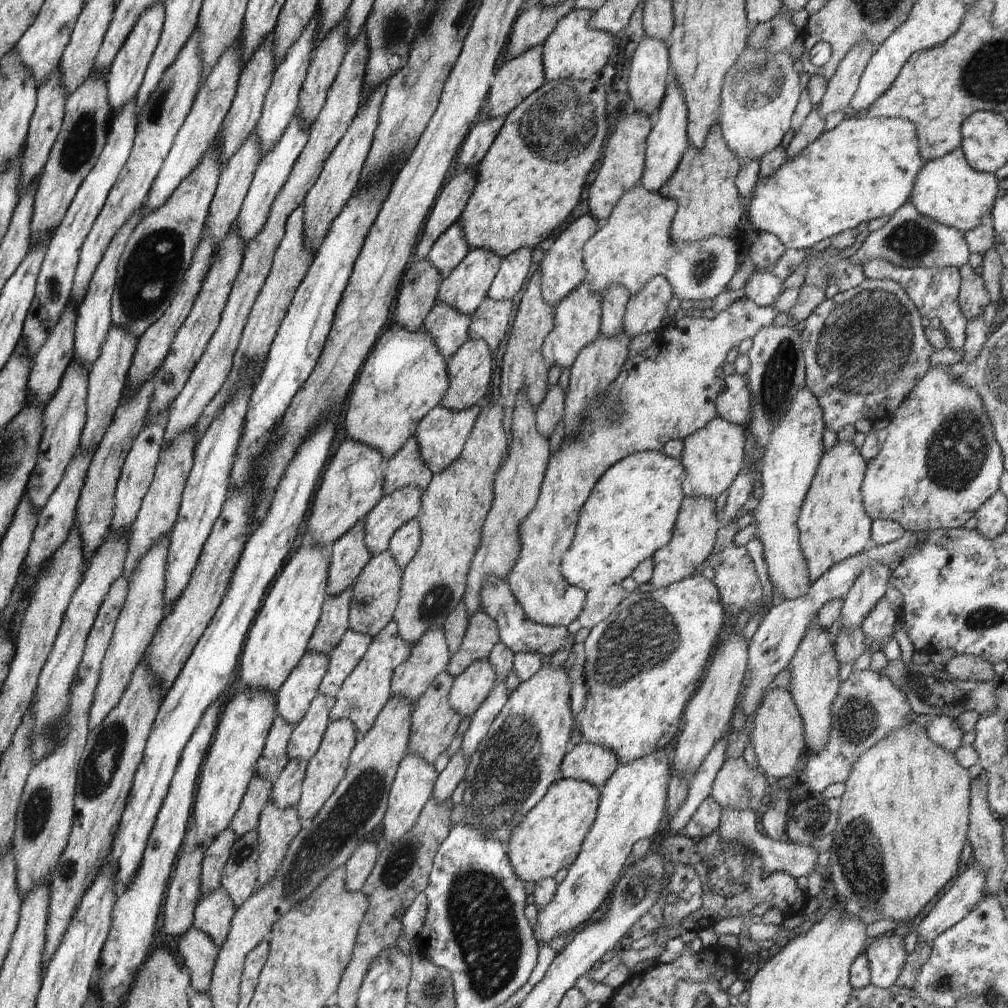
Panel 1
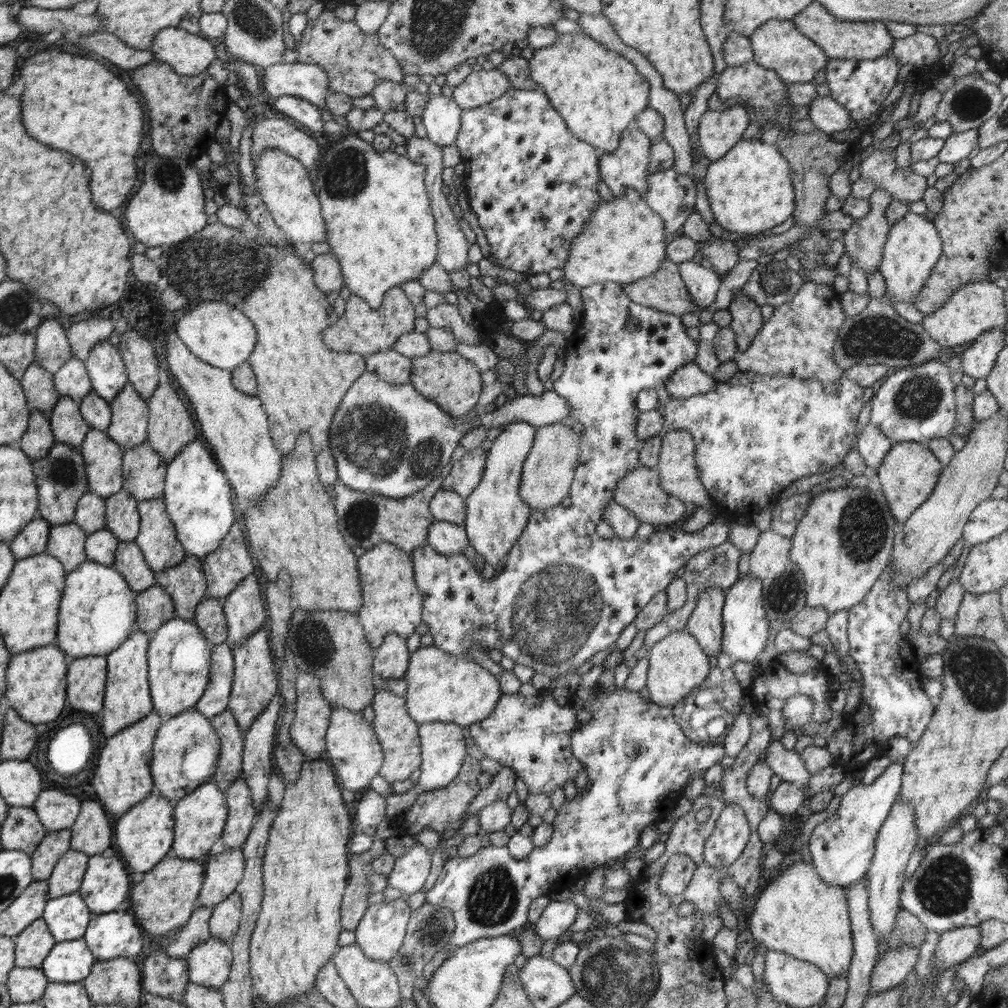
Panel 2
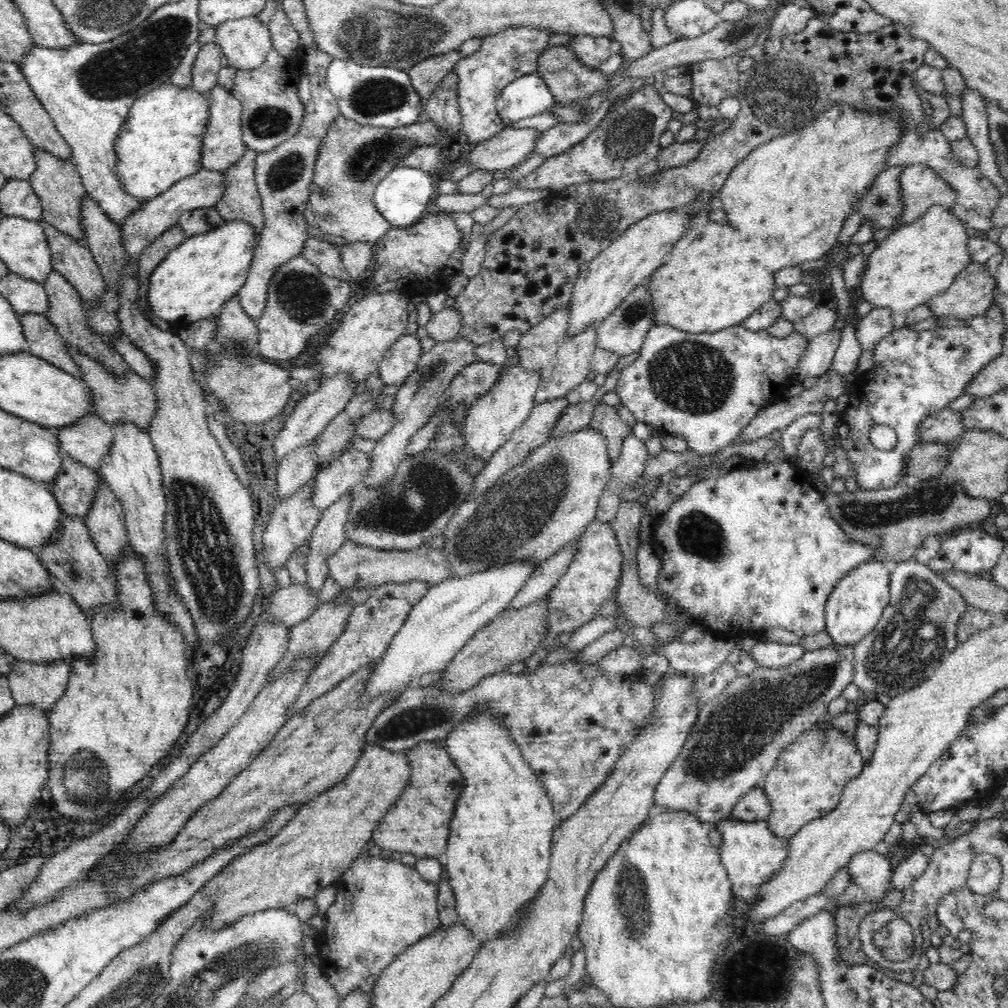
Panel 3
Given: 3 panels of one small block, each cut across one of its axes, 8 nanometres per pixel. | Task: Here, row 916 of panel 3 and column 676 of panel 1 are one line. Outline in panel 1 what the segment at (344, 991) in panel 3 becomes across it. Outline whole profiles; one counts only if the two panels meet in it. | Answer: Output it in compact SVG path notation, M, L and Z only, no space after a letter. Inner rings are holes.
M744 296L711 320L706 317L685 316L658 330L657 339L646 350L629 356L619 375L600 398L592 399L581 412L581 427L575 437L562 439L560 447L549 458L540 494L534 508L519 524L520 550L510 569L507 581L511 593L522 605L525 615L535 623L551 627L567 627L582 612L587 592L572 586L559 571L560 563L572 542L582 505L591 495L598 479L625 456L642 451L661 451L671 440L681 441L703 429L715 416L715 400L725 383L723 372L726 355L744 339L751 340L760 330L772 325L776 318L774 307L761 307Z

